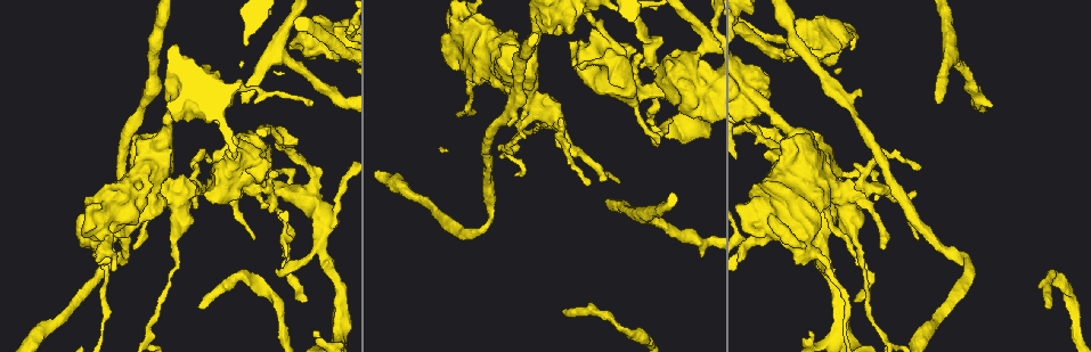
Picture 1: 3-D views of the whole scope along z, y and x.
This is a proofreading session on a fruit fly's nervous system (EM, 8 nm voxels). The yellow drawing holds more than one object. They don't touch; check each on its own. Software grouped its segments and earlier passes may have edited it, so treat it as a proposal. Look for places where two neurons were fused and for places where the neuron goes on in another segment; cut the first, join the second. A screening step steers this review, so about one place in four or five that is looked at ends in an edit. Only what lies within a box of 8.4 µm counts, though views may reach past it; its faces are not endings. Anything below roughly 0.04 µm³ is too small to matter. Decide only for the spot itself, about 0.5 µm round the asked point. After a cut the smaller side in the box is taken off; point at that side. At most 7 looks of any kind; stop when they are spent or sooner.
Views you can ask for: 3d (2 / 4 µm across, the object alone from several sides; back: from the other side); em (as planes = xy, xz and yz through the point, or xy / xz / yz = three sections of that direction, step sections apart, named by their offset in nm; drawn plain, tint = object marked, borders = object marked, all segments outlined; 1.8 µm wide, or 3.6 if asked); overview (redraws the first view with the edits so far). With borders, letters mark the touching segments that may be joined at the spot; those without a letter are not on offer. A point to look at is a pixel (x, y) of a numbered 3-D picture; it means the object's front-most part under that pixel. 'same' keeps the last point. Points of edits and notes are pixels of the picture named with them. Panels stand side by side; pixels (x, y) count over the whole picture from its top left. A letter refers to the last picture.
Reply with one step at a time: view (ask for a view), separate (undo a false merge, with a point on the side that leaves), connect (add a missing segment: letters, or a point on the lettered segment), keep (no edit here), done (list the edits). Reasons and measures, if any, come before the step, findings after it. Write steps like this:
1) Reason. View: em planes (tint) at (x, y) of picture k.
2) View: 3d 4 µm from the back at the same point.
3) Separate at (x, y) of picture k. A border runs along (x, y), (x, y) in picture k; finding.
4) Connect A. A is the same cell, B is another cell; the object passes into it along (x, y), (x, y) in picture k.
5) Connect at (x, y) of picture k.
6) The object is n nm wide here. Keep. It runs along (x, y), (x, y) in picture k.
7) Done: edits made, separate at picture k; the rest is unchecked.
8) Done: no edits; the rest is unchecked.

Looks like a crossing. View: 3d 4 µm at (248, 158) of picture 1.

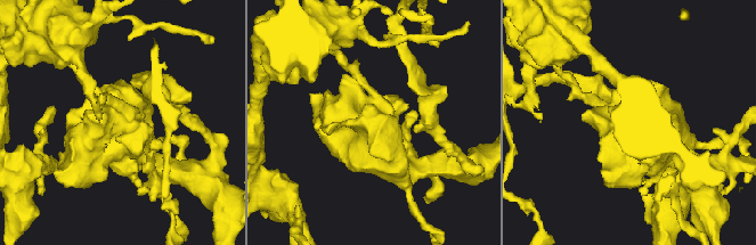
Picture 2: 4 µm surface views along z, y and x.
Shape alone is not enough. View: em 3.6 µm yz step 16 (borders) at (118, 123) of picture 2.

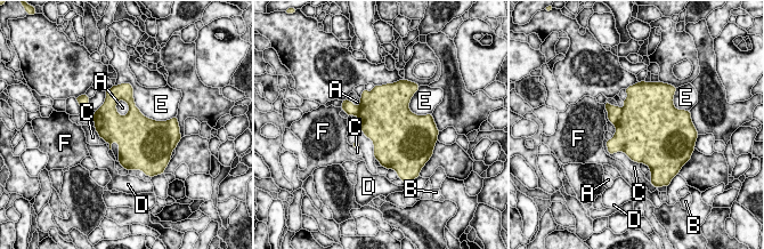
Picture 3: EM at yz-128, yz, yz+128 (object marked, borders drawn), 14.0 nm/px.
Separate at (375, 115) of picture 3. A, B, C, D, E and F are other cells; a second neuron is stuck on.

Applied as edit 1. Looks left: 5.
View: 3d 2 µm at (510, 127) of picture 1.

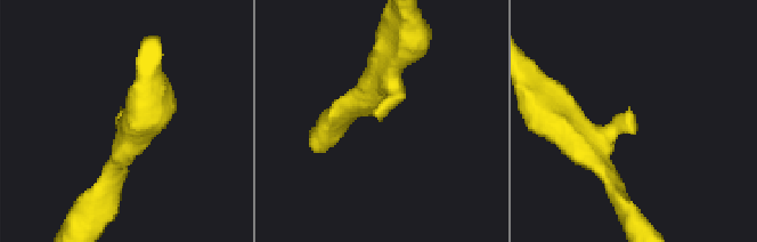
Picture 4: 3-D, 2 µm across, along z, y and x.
The arms are 190, 300 nm wide; need the tissue. View: em planes (tint) at (634, 134) of picture 4.

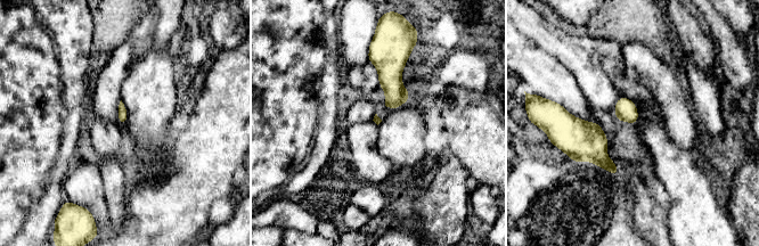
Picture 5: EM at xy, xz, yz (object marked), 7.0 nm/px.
What lies round it. View: em planes (borders) at the same point.

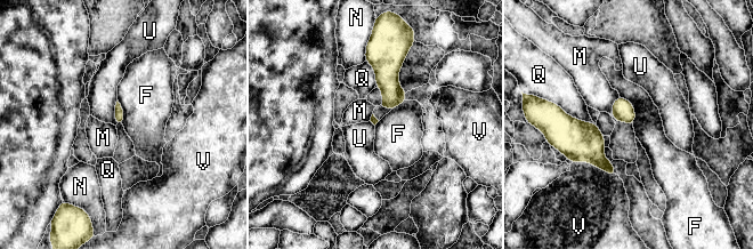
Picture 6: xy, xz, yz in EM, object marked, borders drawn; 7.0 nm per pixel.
Keep. F, M, N, Q, U and V are other cells; a border runs along (620, 96), (632, 105), (633, 123) in picture 6; none of them fits.

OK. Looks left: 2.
Done: edits made, separate at picture 3; the rest is unchecked.

